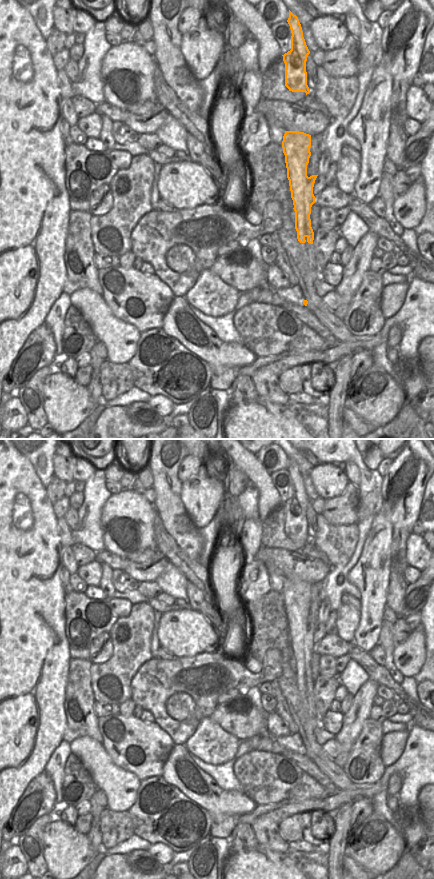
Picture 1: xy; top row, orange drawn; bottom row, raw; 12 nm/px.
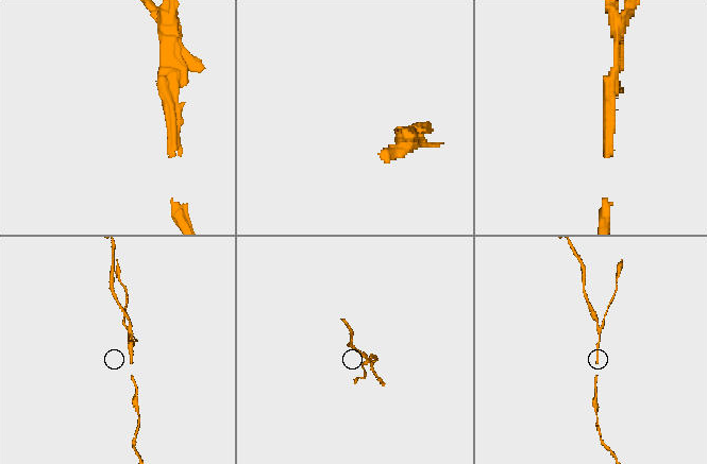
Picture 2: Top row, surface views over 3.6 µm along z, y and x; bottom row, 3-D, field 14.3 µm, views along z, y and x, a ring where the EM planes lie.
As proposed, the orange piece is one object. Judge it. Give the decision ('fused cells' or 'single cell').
fused cells

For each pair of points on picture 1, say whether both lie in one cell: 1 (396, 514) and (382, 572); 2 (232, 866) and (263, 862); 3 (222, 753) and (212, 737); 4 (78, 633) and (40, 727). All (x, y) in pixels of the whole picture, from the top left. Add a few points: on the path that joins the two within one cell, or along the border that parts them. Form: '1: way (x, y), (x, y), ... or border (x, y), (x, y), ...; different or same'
1: border (381, 510), (394, 528); different
2: way (240, 866), (255, 866); same
3: way (218, 749), (212, 741); same
4: border (64, 624), (65, 636), (70, 647); different

